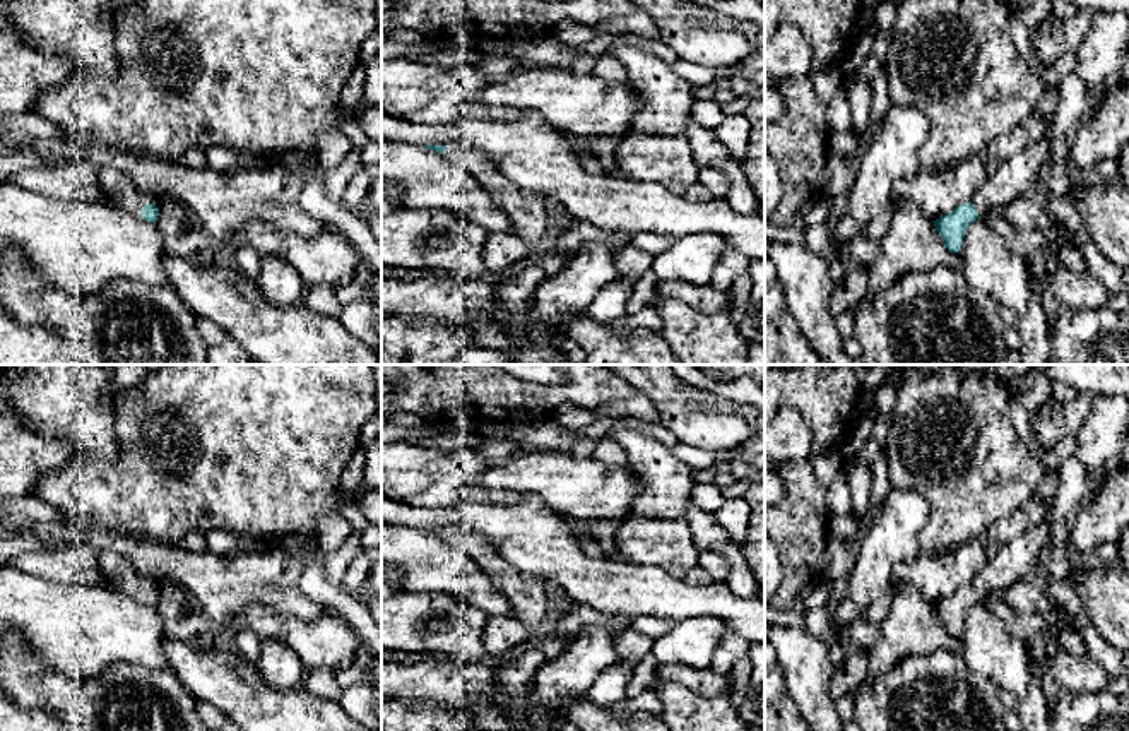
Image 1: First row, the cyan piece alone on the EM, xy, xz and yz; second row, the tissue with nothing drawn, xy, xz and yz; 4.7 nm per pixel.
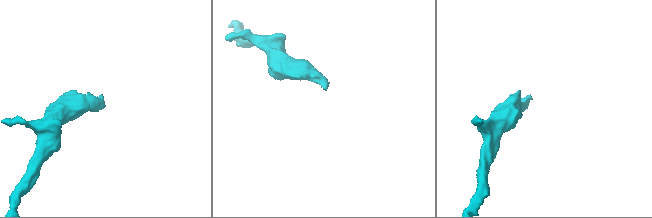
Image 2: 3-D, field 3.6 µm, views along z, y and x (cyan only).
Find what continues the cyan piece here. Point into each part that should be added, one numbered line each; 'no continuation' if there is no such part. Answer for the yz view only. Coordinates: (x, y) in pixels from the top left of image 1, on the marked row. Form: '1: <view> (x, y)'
1: yz (1008, 180)

